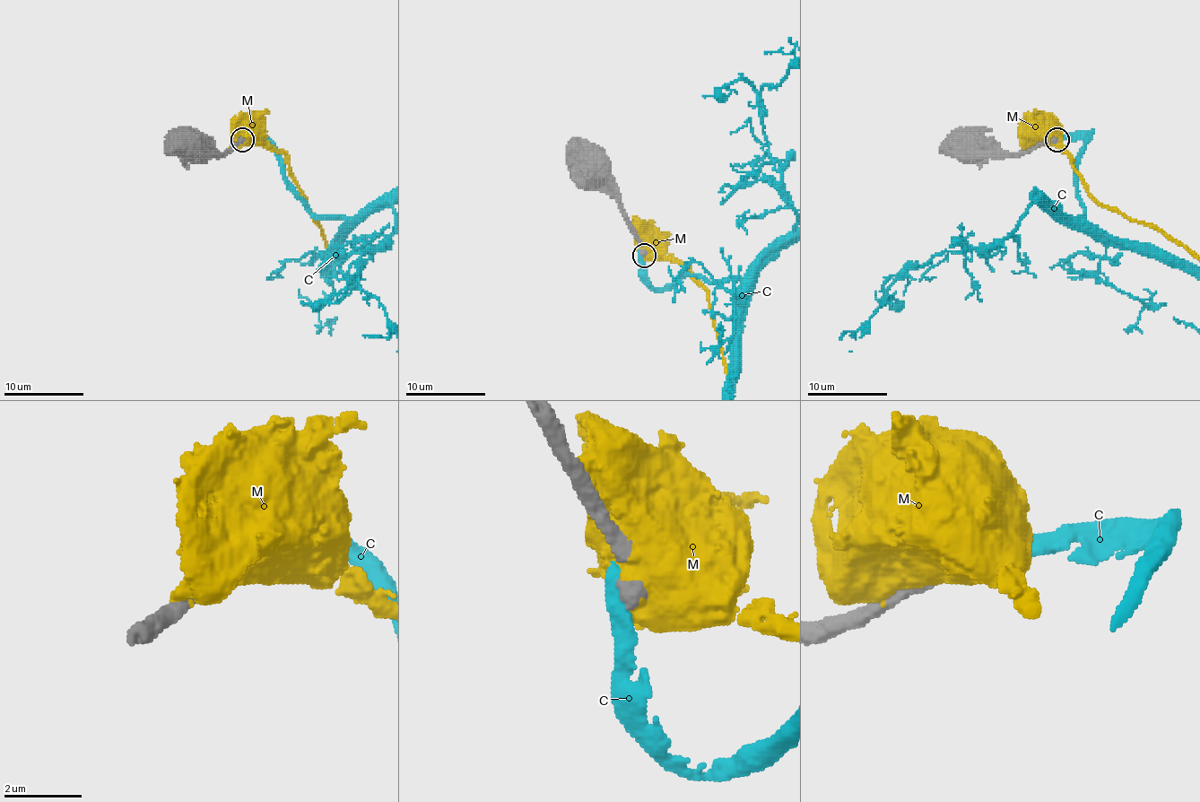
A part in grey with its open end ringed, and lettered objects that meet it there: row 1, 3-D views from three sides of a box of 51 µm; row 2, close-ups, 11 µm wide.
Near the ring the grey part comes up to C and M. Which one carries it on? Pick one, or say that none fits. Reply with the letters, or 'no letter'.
no letter

